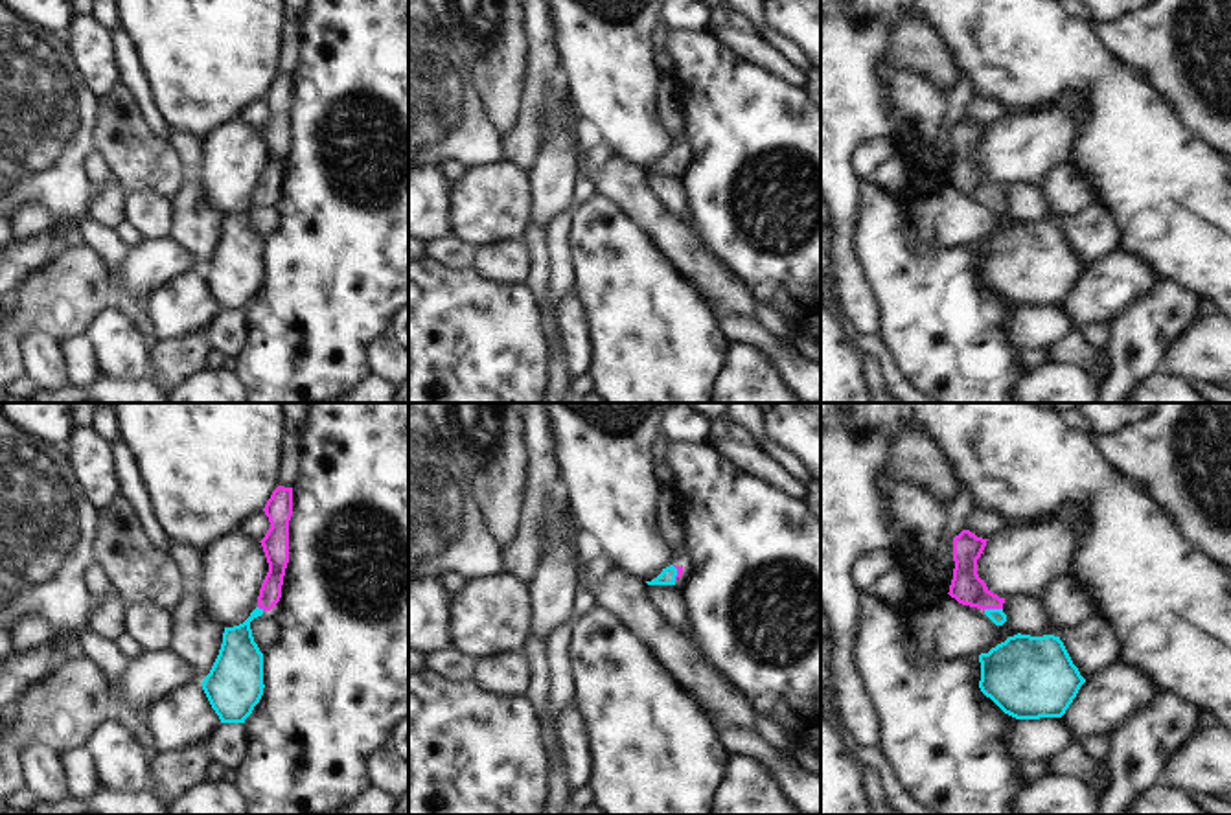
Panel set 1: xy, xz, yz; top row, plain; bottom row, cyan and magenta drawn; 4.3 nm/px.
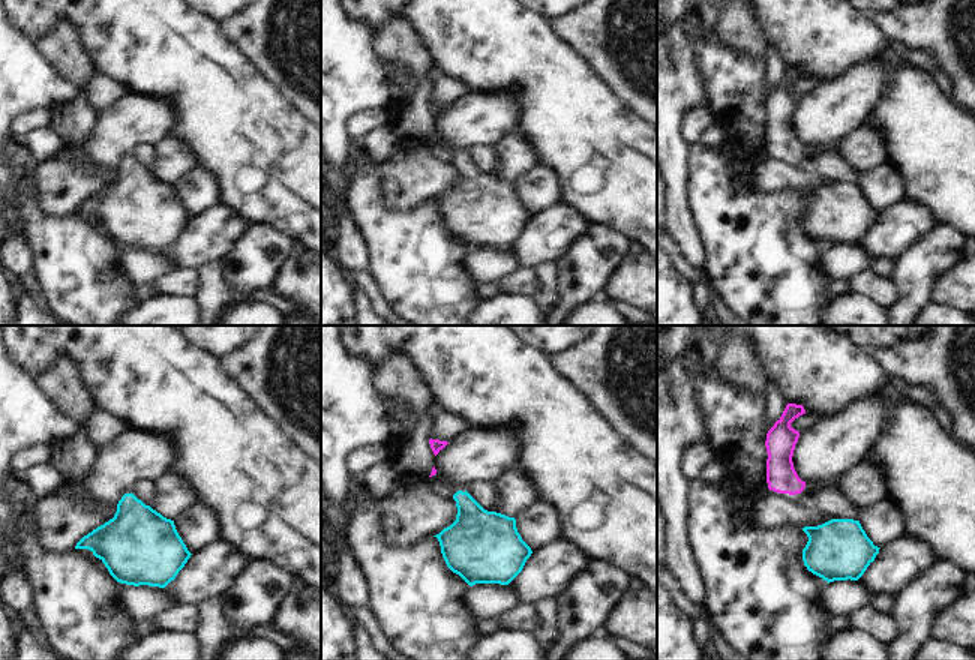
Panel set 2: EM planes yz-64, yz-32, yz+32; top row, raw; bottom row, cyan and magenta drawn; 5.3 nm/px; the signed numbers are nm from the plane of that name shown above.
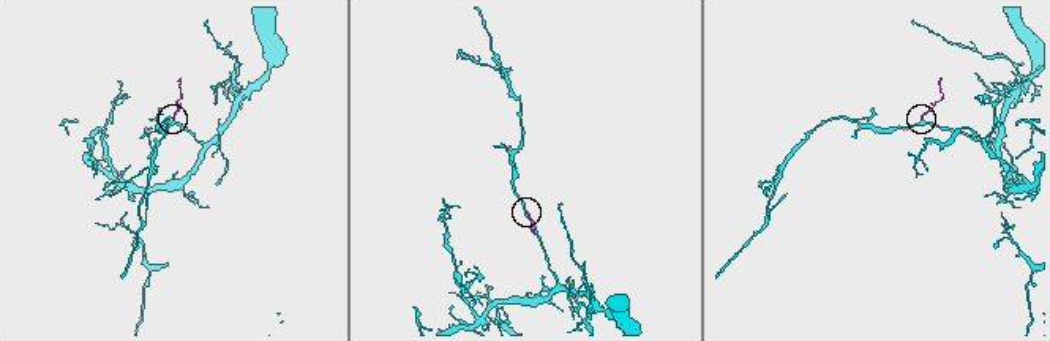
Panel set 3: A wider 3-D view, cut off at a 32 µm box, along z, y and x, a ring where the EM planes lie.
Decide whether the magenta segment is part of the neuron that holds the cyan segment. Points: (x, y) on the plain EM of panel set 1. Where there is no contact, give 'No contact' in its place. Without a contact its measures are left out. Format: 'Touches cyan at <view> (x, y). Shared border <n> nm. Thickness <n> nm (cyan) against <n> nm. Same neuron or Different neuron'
Touches cyan at yz (992, 197). Shared border 90 nm. Thickness 70 nm (cyan) against 150 nm. Same neuron.

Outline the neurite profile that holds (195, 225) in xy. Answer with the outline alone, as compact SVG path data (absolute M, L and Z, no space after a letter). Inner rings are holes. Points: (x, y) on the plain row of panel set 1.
M186 178L182 188L171 199L171 232L169 237L184 247L202 270L210 261L221 232L224 213L212 206L195 178Z

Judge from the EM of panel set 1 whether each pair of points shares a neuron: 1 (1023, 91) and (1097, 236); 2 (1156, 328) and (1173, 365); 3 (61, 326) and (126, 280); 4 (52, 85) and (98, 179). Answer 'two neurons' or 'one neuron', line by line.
1: two neurons
2: two neurons
3: two neurons
4: two neurons

